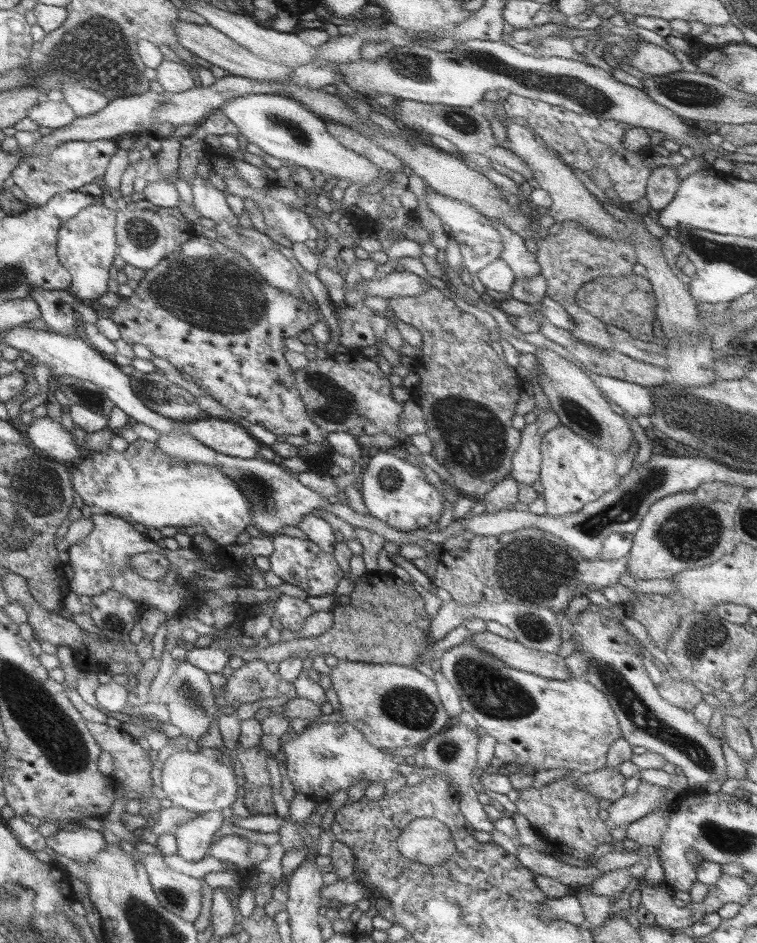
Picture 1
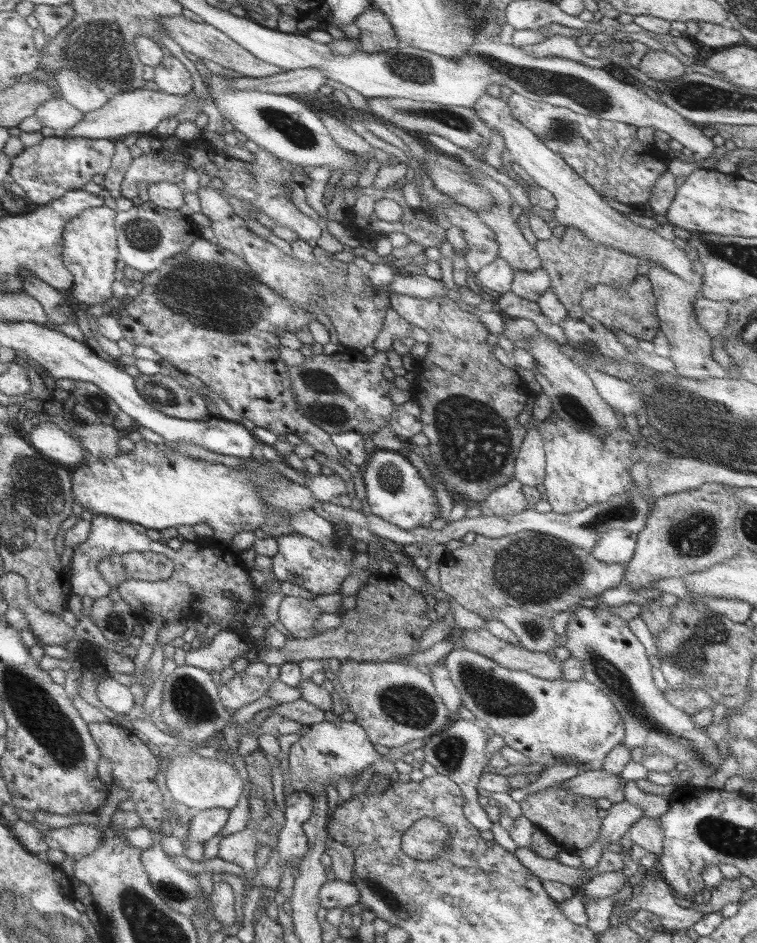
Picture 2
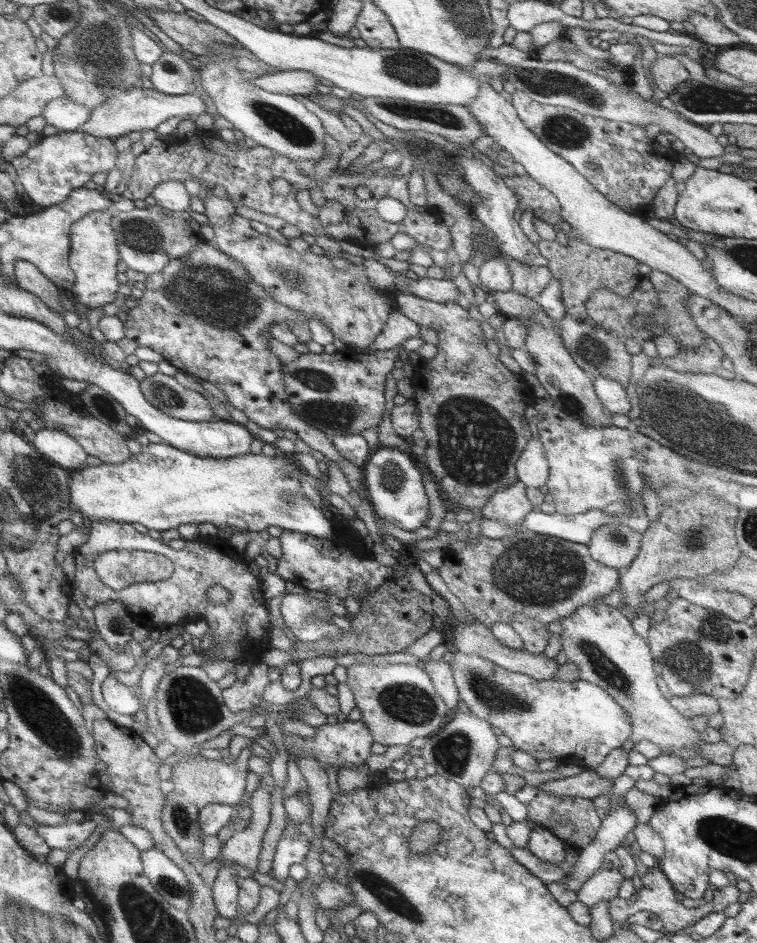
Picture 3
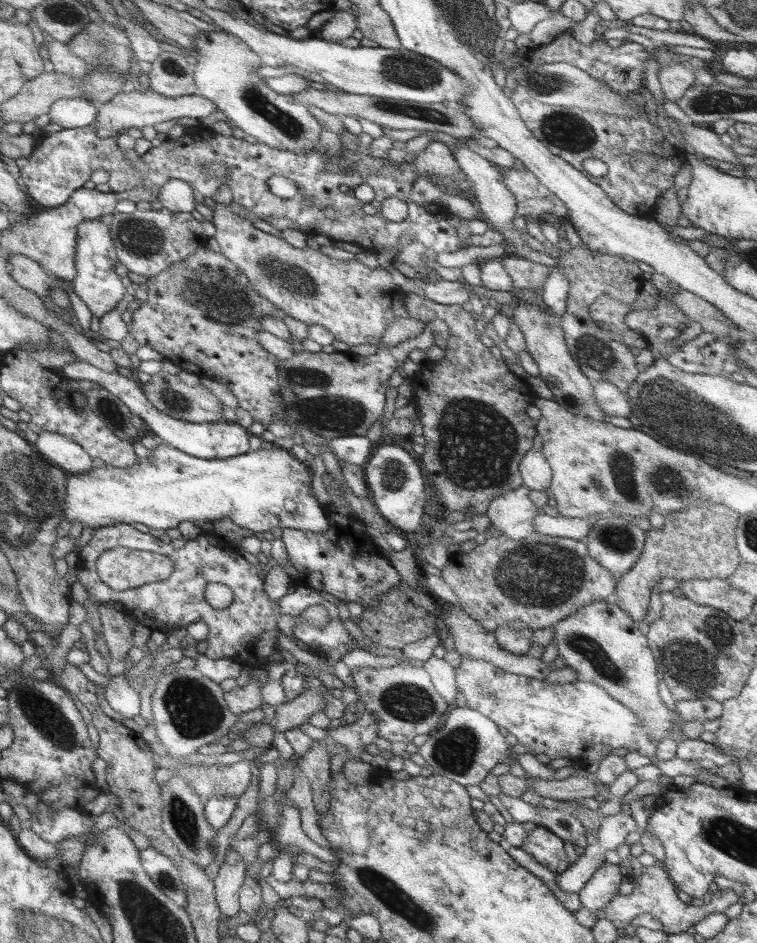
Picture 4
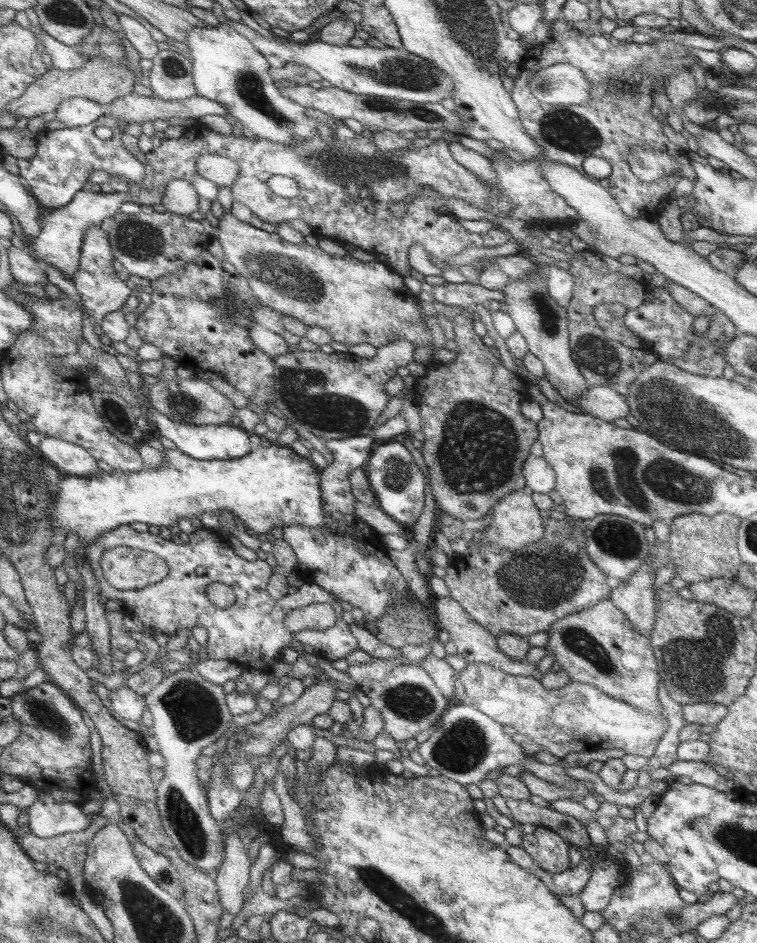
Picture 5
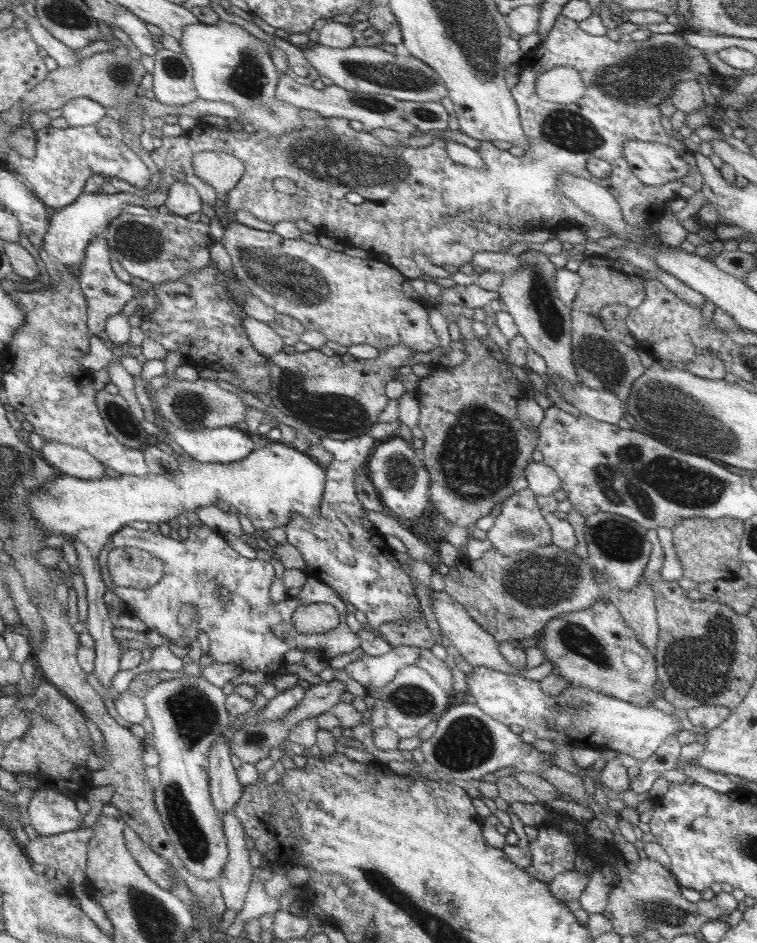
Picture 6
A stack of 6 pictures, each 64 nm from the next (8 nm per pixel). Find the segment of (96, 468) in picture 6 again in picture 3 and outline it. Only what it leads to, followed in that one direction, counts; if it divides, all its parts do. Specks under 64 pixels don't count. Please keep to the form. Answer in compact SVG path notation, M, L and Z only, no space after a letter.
M43 426L39 432L35 432L29 444L35 448L35 452L43 454L47 460L57 464L61 470L79 472L87 468L85 450L63 430Z

